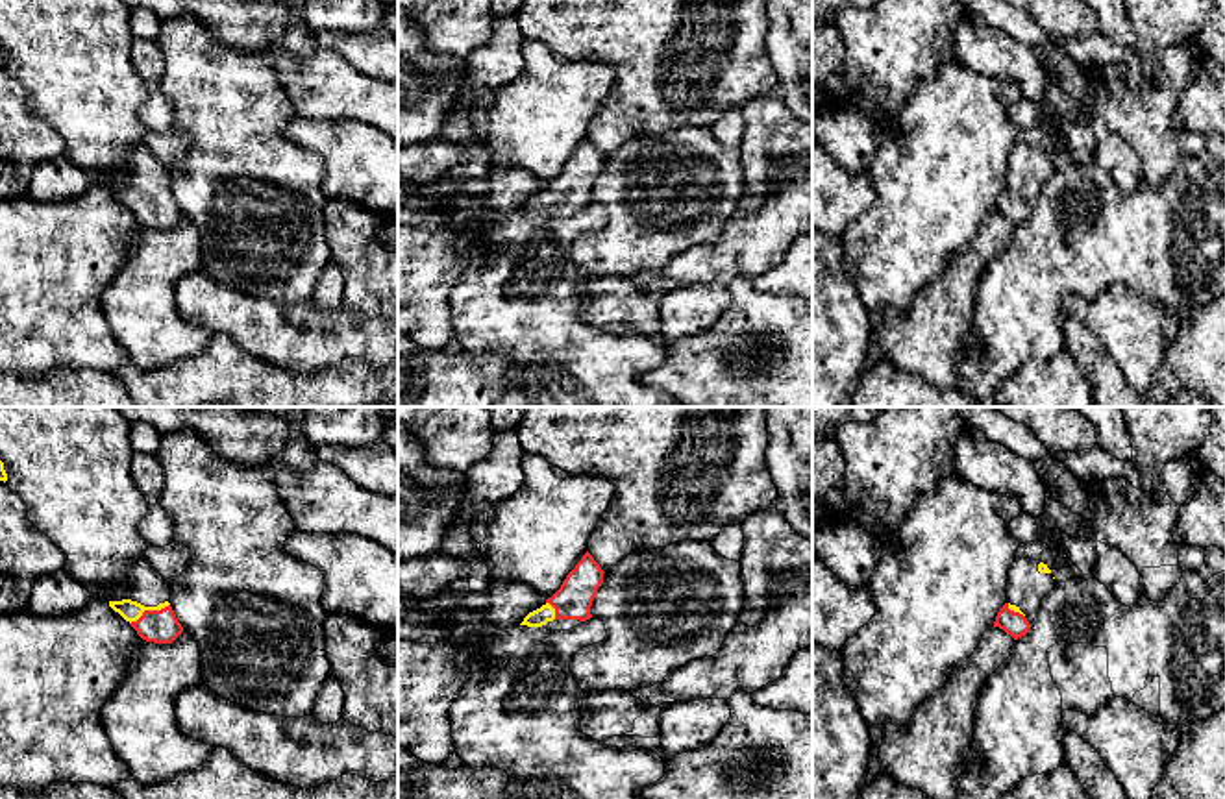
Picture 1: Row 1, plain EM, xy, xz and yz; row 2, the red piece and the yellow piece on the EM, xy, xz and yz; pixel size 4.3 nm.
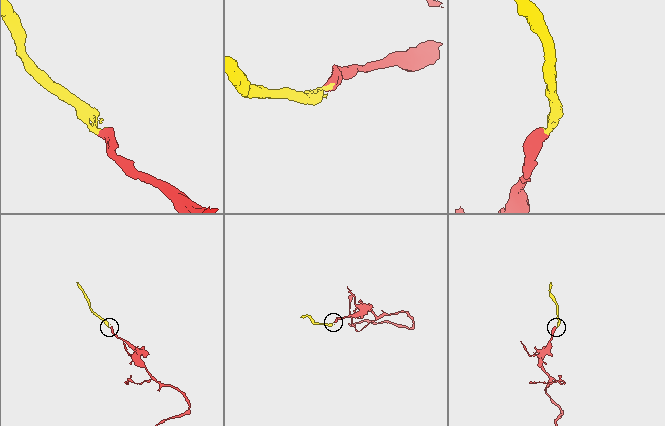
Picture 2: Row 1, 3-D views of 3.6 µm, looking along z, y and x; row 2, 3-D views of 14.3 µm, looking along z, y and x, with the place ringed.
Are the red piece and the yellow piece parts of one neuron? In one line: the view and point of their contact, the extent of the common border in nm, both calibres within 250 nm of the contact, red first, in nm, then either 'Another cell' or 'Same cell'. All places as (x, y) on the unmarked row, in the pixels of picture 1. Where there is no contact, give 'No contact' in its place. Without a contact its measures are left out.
Touches red at xy (148, 196). Shared border 200 nm. Thickness 140 nm (red) against 90 nm. Same cell

